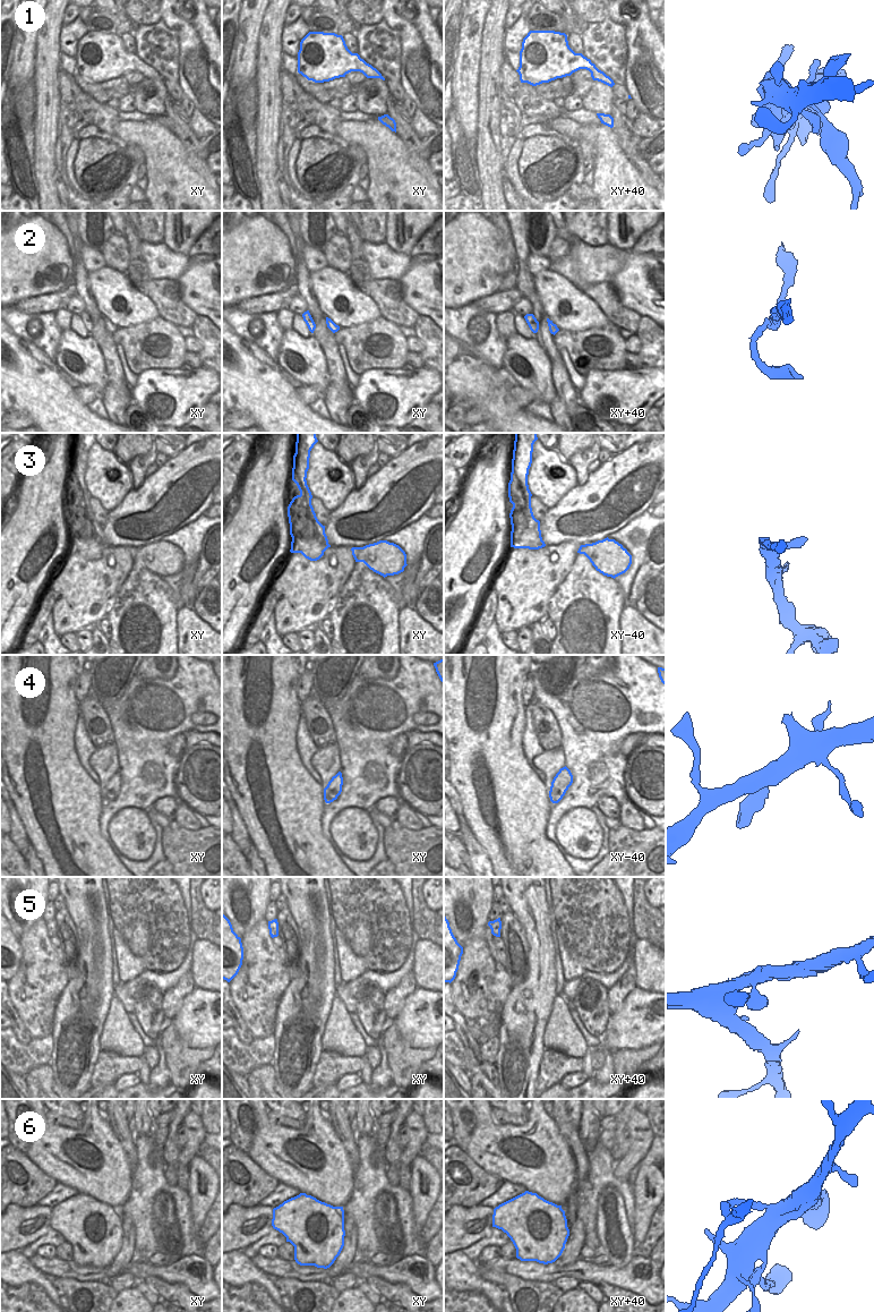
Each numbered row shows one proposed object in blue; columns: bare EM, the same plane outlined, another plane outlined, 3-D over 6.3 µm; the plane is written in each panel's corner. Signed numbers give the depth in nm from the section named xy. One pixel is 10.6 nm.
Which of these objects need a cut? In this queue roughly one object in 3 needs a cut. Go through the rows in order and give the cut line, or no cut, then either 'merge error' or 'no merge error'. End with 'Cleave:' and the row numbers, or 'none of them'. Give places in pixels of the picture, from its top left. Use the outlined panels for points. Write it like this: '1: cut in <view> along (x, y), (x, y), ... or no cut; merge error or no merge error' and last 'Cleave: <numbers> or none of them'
1: cut in xy+40 along (597, 68), (592, 77); merge error
2: no cut; no merge error
3: no cut; no merge error
4: no cut; no merge error
5: no cut; no merge error
6: cut in xy along (308, 1197), (297, 1210), (275, 1210); merge error
Cleave: 1, 6

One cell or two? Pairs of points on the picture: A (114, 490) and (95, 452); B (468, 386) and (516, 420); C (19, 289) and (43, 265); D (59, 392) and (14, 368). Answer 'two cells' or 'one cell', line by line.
A: one cell
B: one cell
C: one cell
D: one cell

